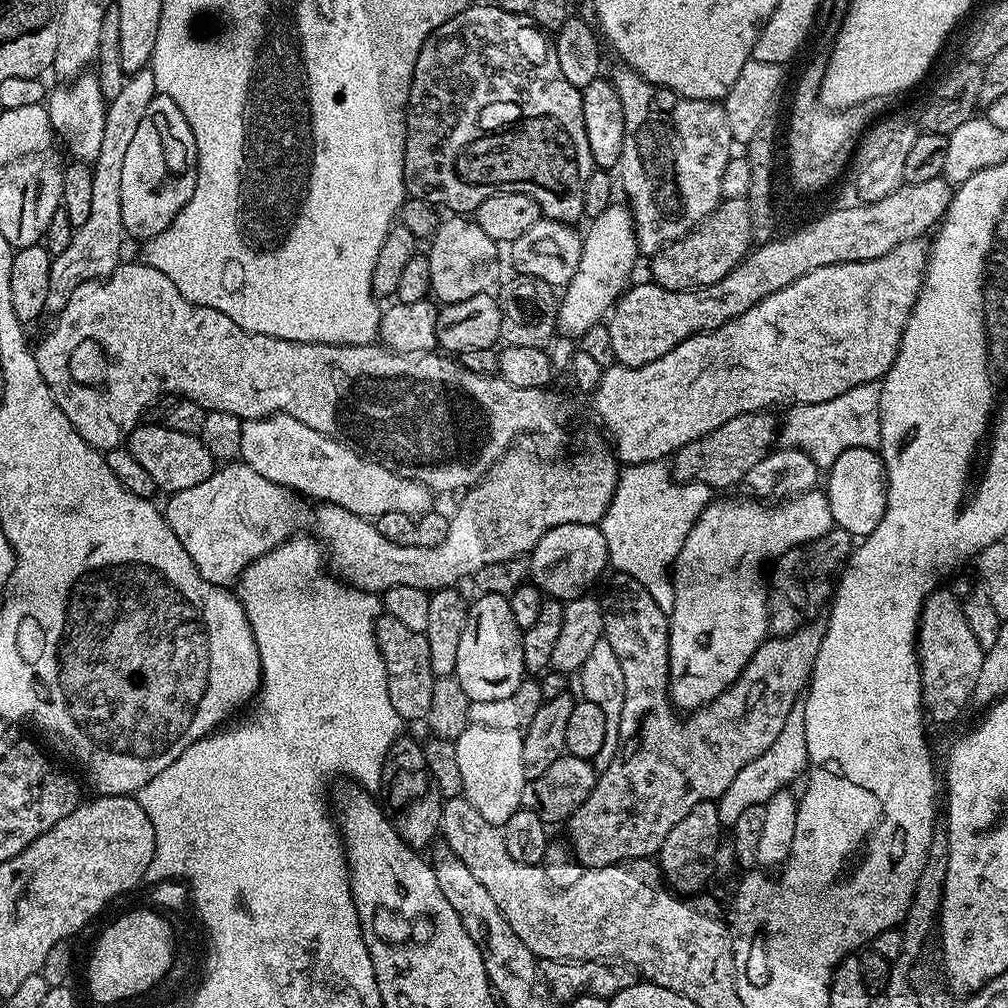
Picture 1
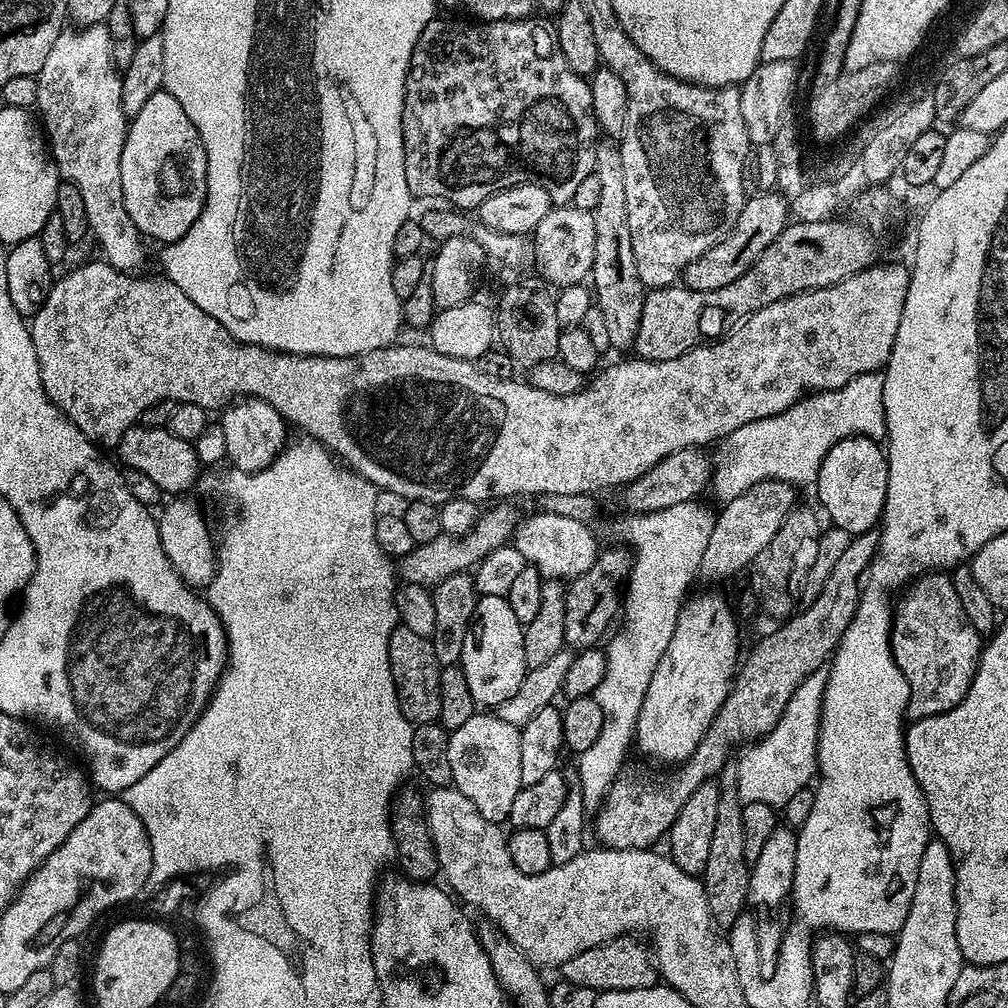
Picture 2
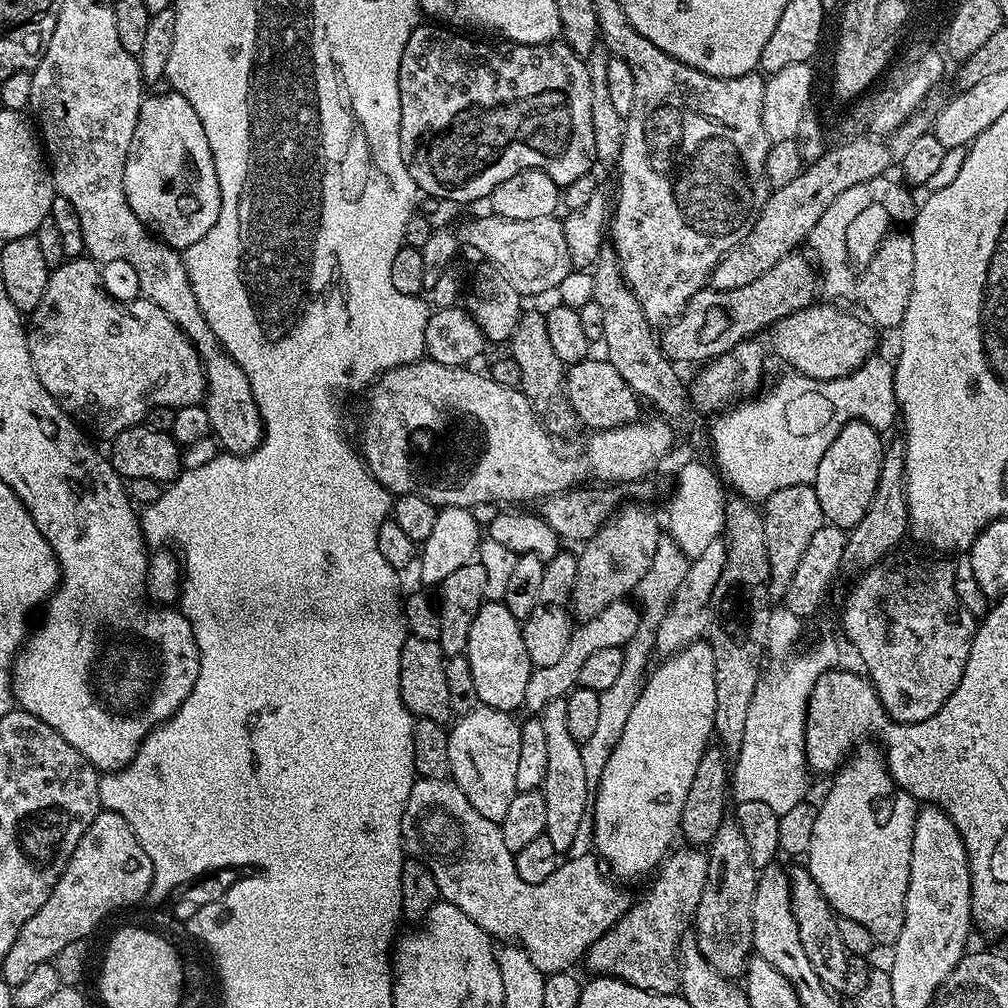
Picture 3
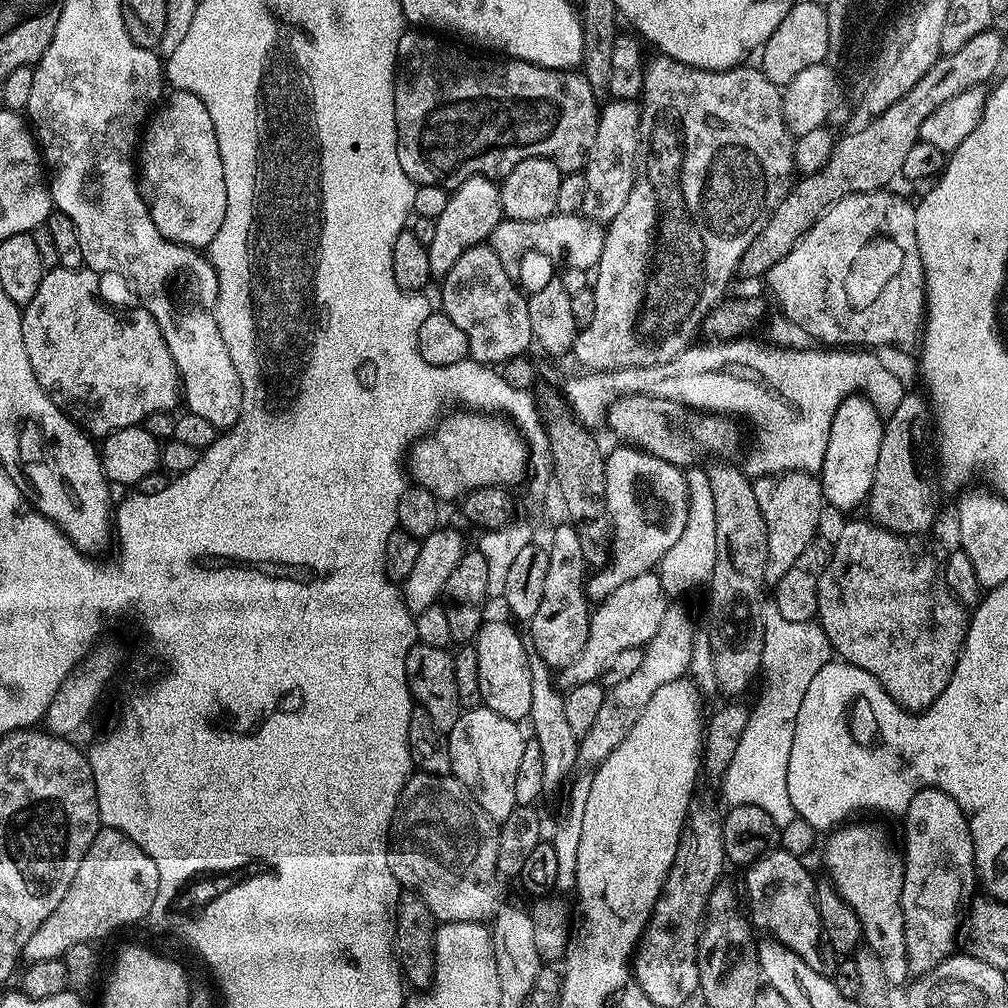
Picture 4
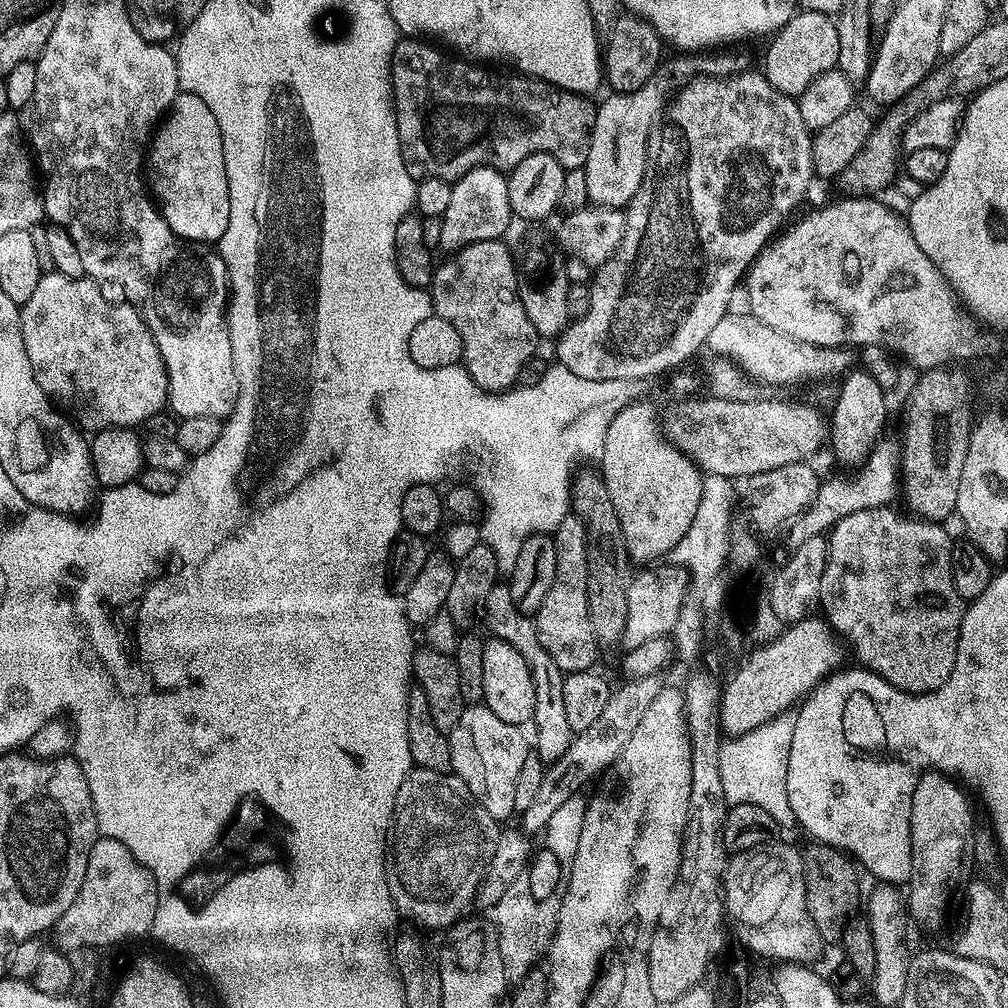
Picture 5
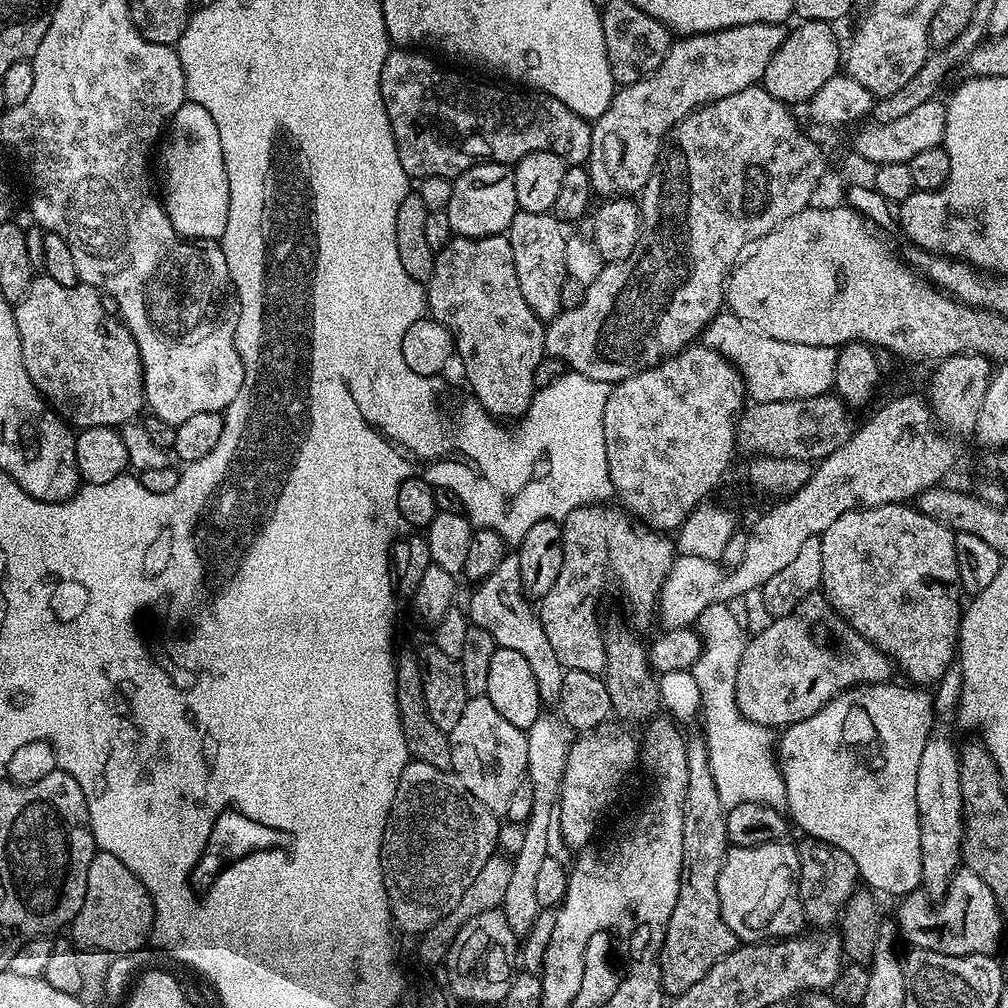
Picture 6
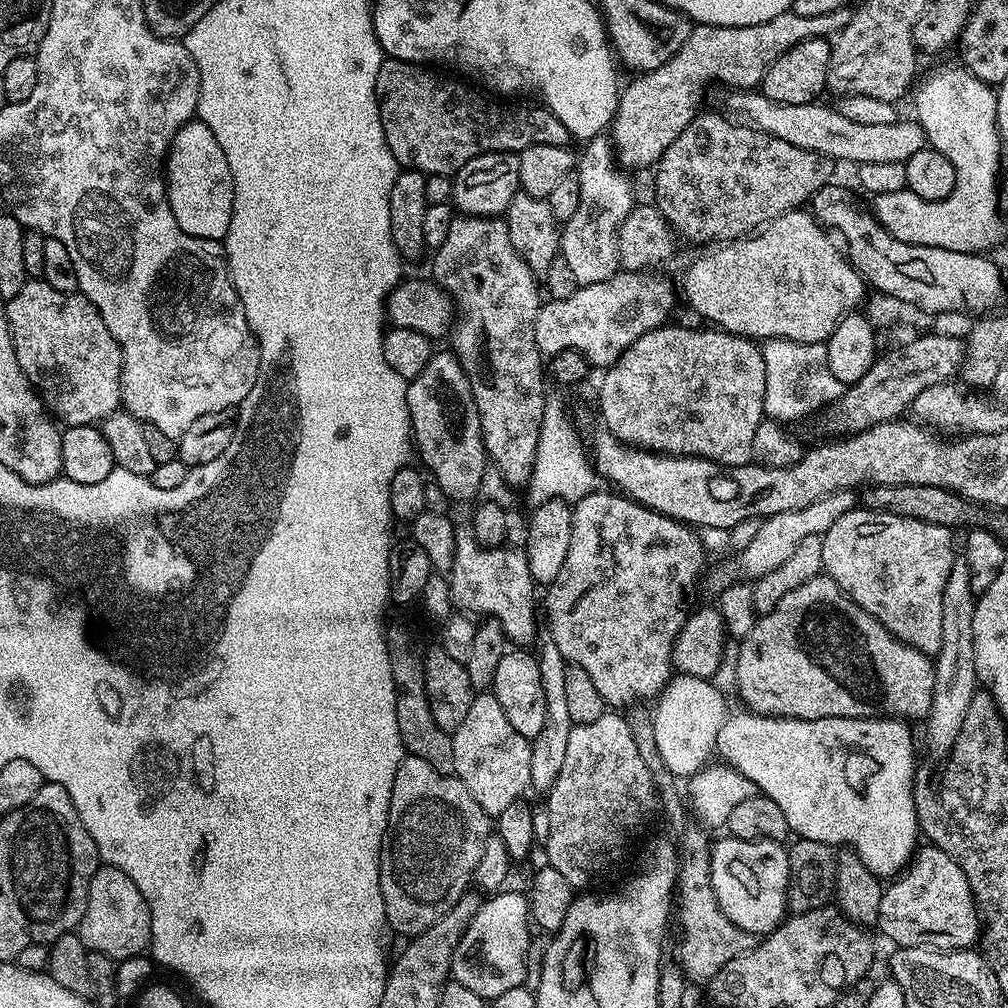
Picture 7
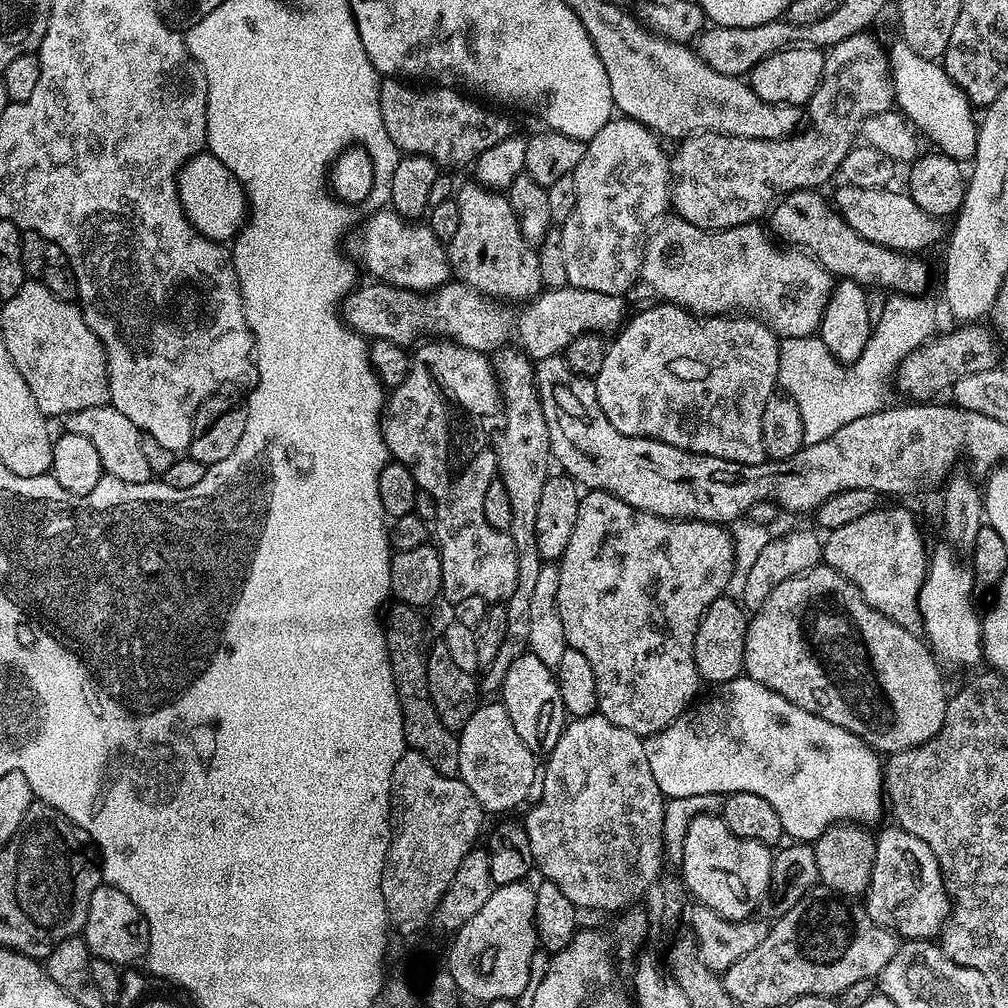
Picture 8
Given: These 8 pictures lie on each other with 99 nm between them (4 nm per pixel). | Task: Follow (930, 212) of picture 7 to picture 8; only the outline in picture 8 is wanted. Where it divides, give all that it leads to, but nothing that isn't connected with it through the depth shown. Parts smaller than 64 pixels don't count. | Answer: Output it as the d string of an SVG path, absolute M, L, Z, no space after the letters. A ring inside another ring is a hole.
M896 42L890 48L890 61L895 88L895 103L899 111L921 133L928 132L932 140L948 140L946 152L959 162L968 162L976 155L978 120L972 117L974 111L968 96L944 73L935 60L918 58L903 42ZM847 183L841 187L836 192L834 207L862 238L905 254L919 253L919 248L928 248L945 239L945 221L920 209L908 194L899 196L893 190L858 189Z

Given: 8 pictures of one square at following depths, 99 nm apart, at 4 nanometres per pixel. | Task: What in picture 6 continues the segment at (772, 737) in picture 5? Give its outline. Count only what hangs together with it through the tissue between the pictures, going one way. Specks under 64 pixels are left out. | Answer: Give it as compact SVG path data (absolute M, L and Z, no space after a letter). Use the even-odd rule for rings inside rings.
M715 603L699 615L696 623L696 630L702 639L702 652L690 671L700 694L702 720L704 716L702 735L708 748L710 774L714 774L714 786L718 788L718 798L725 809L742 802L758 802L787 813L786 782L774 755L773 729L750 722L736 705L735 668L739 649L724 642L724 634L729 632L733 622L727 604ZM732 731L736 731L733 736Z

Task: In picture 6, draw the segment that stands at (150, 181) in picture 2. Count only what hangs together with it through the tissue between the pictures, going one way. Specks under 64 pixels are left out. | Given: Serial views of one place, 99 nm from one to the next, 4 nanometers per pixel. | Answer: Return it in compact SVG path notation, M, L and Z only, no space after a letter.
M185 102L166 125L158 160L159 156L160 168L164 171L162 203L174 230L179 236L193 240L219 241L226 230L230 186L222 158L222 142L218 142L218 126L214 126L210 110Z

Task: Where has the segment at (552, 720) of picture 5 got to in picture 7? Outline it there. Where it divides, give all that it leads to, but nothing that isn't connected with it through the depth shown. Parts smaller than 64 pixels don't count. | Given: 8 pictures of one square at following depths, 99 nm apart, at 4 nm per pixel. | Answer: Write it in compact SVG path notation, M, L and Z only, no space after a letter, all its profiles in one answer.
M457 527L456 553L447 581L453 605L457 609L468 614L481 612L481 617L499 622L513 645L528 646L536 636L537 589L524 551L519 547L508 547L483 548L467 527Z

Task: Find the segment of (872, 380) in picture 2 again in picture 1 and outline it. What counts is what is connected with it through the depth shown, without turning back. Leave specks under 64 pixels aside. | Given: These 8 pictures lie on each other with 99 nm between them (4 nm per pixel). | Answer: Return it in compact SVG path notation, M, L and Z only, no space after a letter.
M863 384L830 398L821 404L798 404L787 409L788 417L783 418L778 436L790 448L808 452L810 458L821 470L827 470L838 462L838 454L846 454L851 448L879 449L882 438L880 425L880 385Z

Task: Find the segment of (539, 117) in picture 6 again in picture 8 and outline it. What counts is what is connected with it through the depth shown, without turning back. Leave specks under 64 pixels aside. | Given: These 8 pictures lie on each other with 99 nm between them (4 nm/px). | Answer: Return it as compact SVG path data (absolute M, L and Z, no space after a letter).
M384 78L378 84L378 97L381 100L382 122L390 142L401 153L430 158L438 166L460 168L463 164L471 165L490 146L498 146L506 135L504 120L496 112L467 100L460 92L452 88L411 88L411 83L400 78Z

